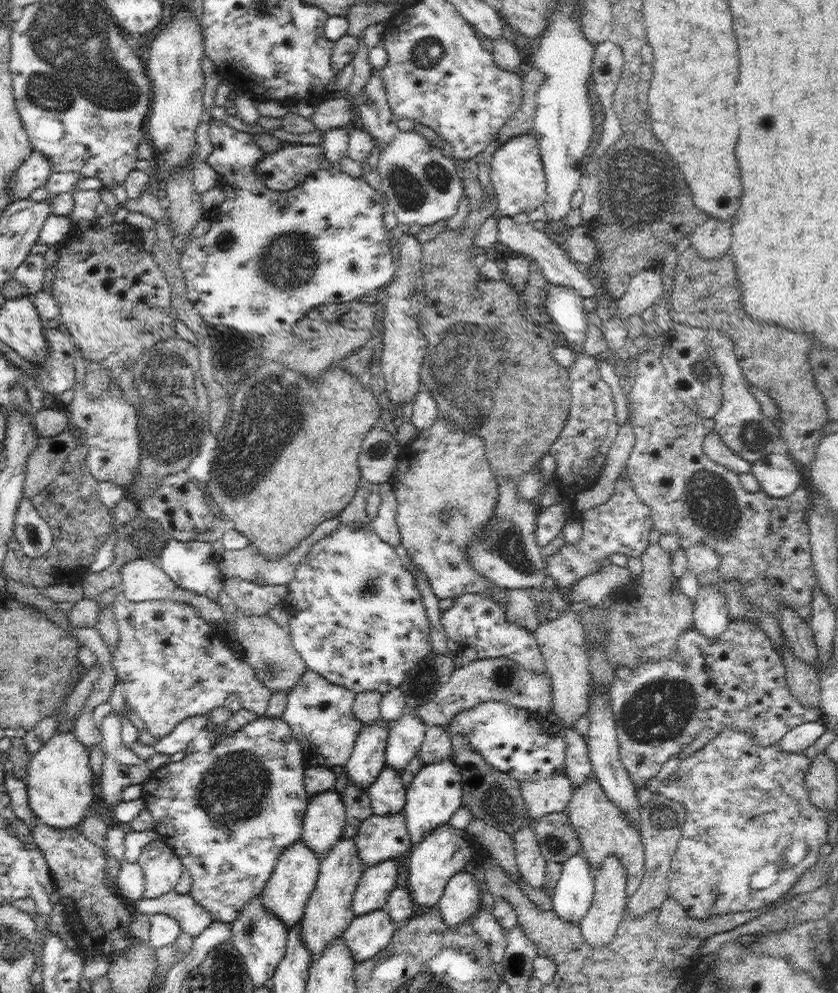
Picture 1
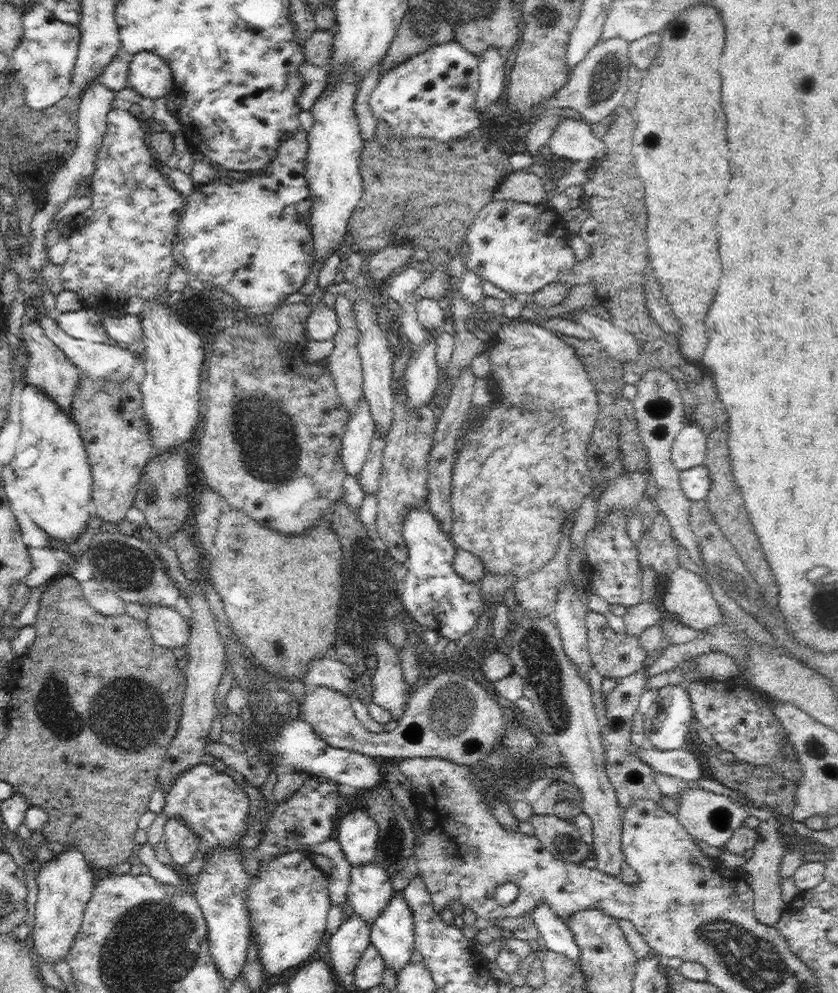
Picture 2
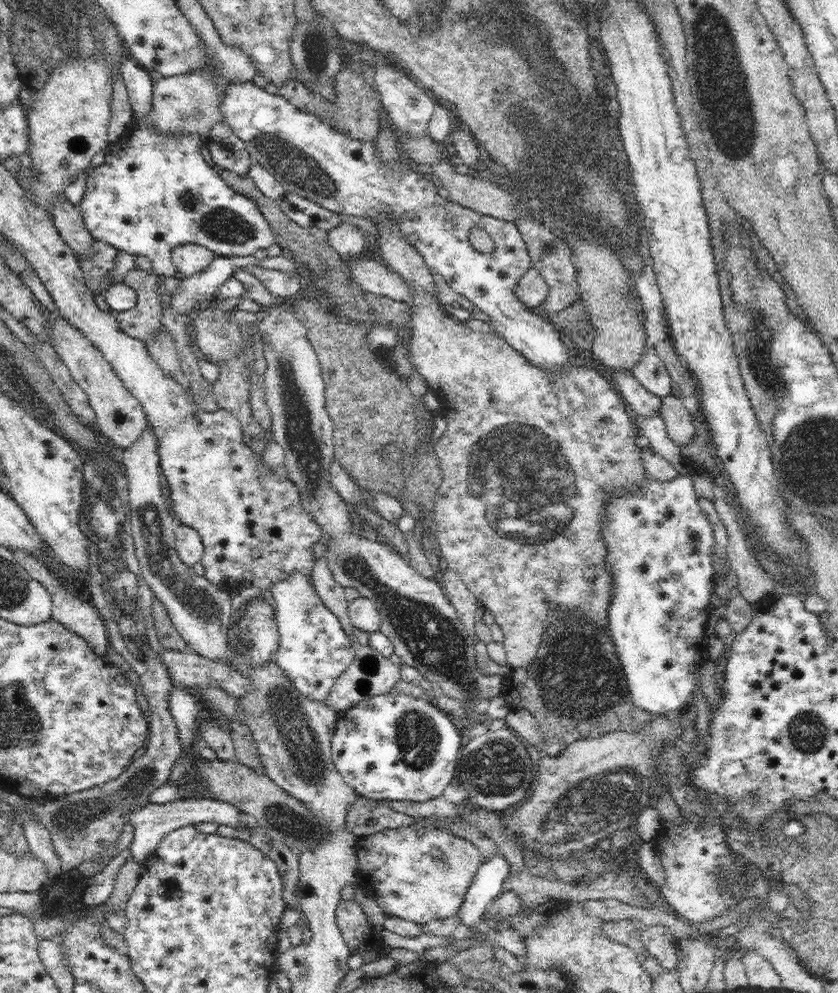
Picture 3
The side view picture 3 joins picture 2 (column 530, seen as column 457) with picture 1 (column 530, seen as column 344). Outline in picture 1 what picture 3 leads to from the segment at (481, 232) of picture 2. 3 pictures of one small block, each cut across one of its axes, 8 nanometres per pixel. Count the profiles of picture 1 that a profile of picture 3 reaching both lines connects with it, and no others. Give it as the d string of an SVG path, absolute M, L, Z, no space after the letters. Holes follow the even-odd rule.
M531 133L506 141L493 154L491 161L491 181L495 188L495 204L498 216L514 217L517 214L534 212L538 206L545 203L547 184L545 170L540 159L538 140Z

